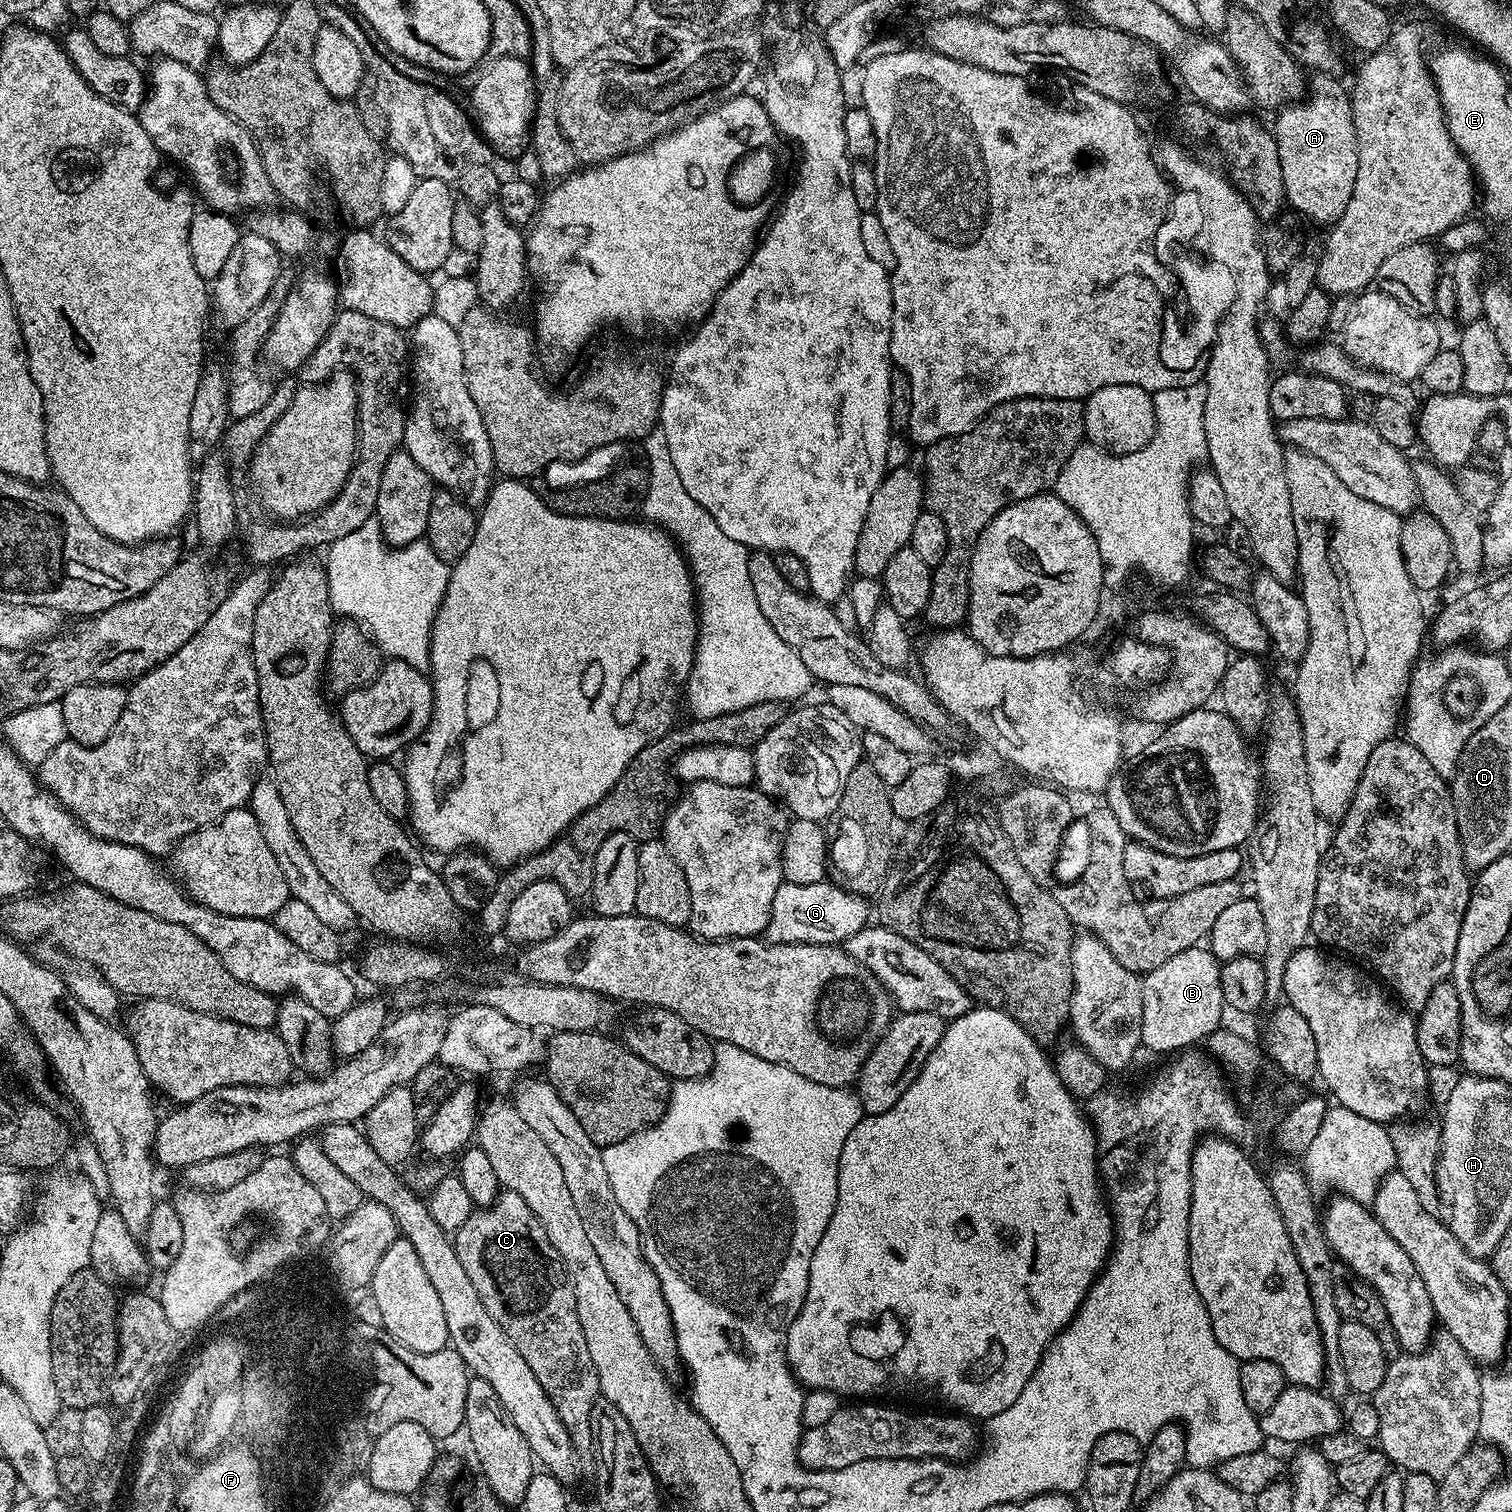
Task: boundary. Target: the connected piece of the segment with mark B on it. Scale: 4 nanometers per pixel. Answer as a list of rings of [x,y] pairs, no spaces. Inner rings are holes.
[[[1197,946],[1194,948],[1187,948],[1182,954],[1174,954],[1174,958],[1170,958],[1166,962],[1162,962],[1162,966],[1158,966],[1154,970],[1150,970],[1143,977],[1142,983],[1144,985],[1144,993],[1142,994],[1142,1038],[1140,1039],[1141,1045],[1145,1049],[1149,1048],[1152,1052],[1172,1052],[1168,1054],[1176,1054],[1181,1050],[1191,1049],[1199,1042],[1207,1041],[1208,1037],[1213,1032],[1217,1031],[1221,1027],[1220,1019],[1223,1018],[1224,1012],[1226,1013],[1226,1005],[1224,1002],[1224,991],[1222,990],[1222,978],[1220,977],[1221,961],[1217,960],[1212,955],[1211,951],[1207,947]]]

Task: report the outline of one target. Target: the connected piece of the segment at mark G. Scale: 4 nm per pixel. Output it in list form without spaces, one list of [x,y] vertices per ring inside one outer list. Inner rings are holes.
[[[821,882],[810,886],[781,883],[778,894],[770,910],[770,922],[766,929],[766,939],[770,944],[835,944],[848,940],[858,930],[869,923],[868,904],[863,895],[853,895],[835,882]]]

